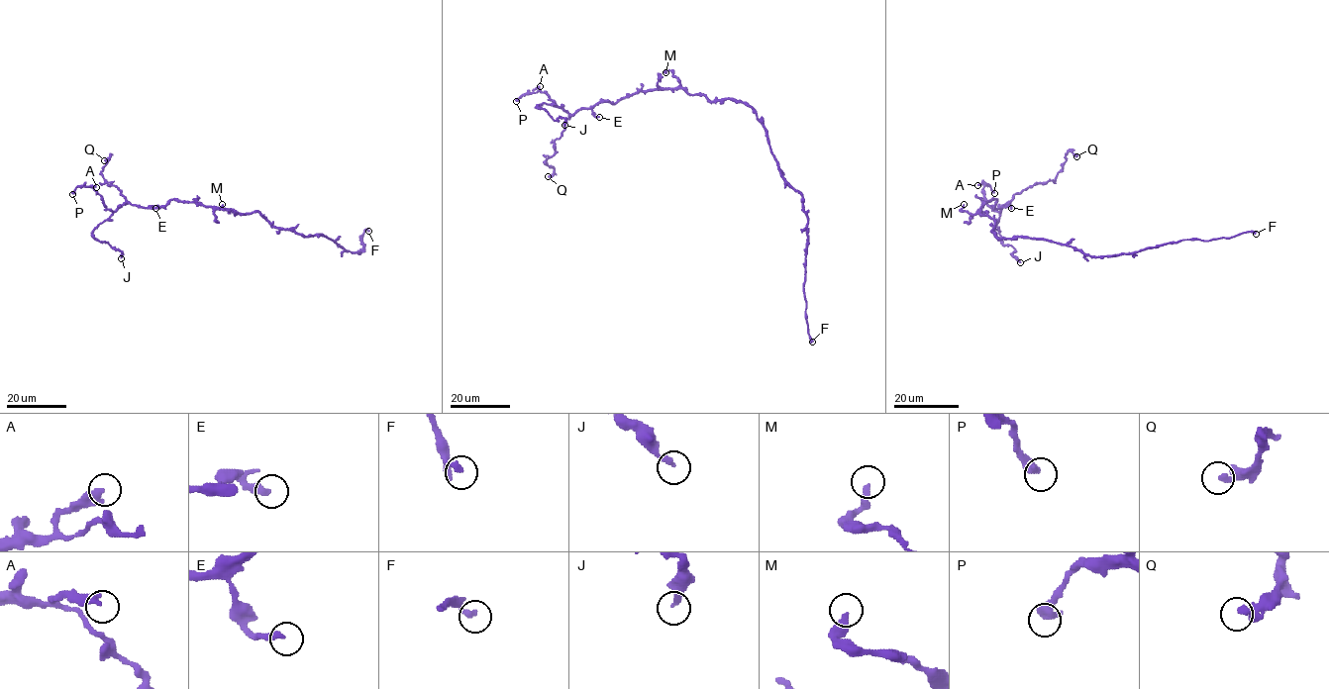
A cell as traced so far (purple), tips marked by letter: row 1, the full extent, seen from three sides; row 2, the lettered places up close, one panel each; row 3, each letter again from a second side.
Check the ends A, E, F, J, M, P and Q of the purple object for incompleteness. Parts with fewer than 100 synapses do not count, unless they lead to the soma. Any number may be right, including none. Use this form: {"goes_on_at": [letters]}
{"goes_on_at": ["F"]}

